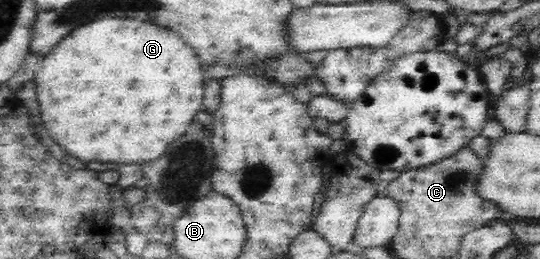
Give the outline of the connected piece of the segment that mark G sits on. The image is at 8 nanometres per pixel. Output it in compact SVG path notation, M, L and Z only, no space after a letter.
M107 16L94 22L80 26L71 33L64 42L60 41L58 46L52 48L48 58L44 58L39 64L40 74L35 73L38 80L38 94L42 104L42 120L46 122L54 142L64 146L72 156L84 158L84 160L100 160L100 162L120 162L120 164L146 164L152 160L158 160L166 154L172 142L180 140L184 134L188 134L192 120L202 112L202 100L206 92L206 74L202 68L202 56L196 54L192 45L182 40L172 28L165 27L155 22L144 22L139 18L128 18L128 16Z

